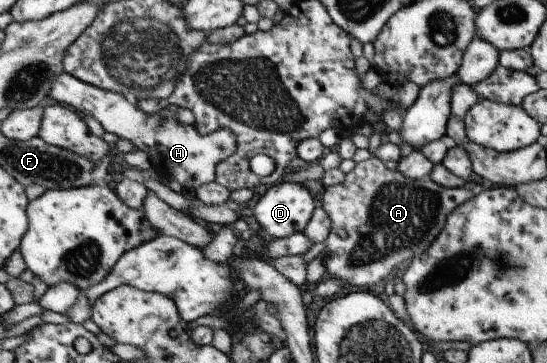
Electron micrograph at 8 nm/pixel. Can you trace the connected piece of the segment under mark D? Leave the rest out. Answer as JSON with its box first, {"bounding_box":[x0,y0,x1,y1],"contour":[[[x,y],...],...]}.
{"bounding_box":[252,182,318,239],"contour":[[[281,182],[270,186],[258,199],[252,216],[260,229],[275,239],[302,232],[318,206],[302,184]]]}

